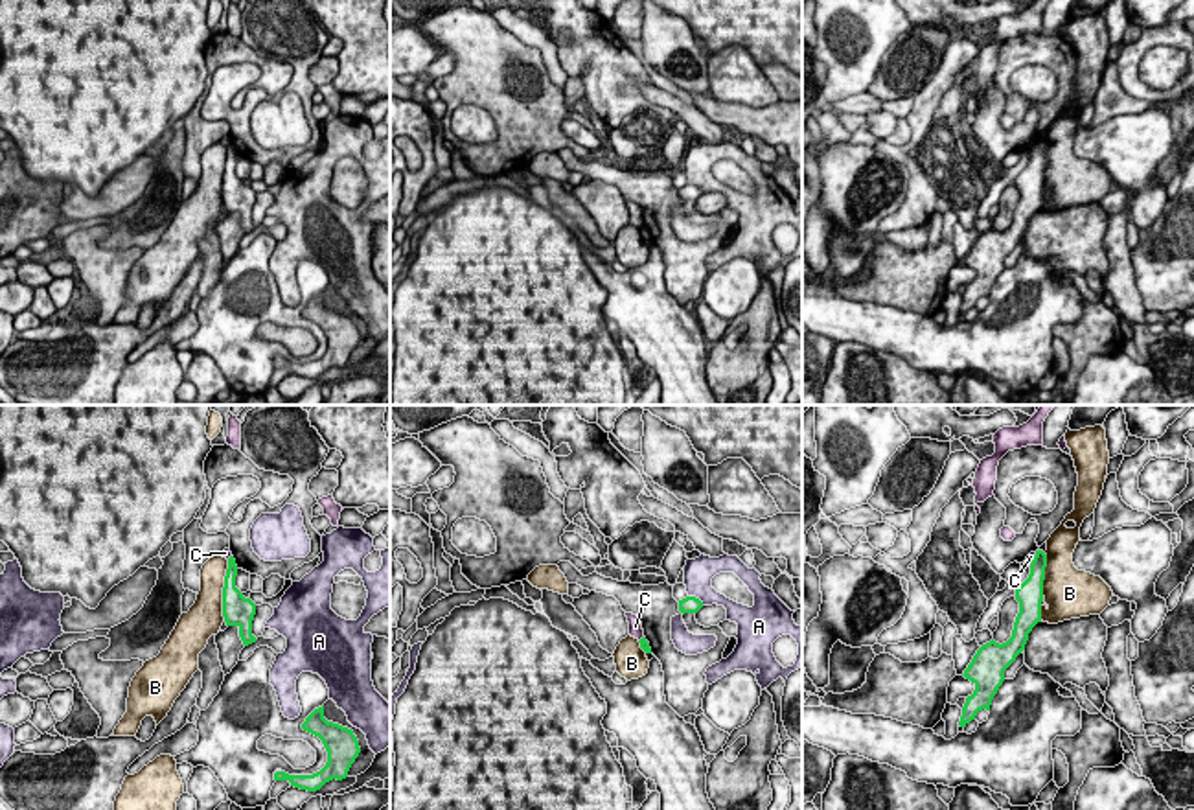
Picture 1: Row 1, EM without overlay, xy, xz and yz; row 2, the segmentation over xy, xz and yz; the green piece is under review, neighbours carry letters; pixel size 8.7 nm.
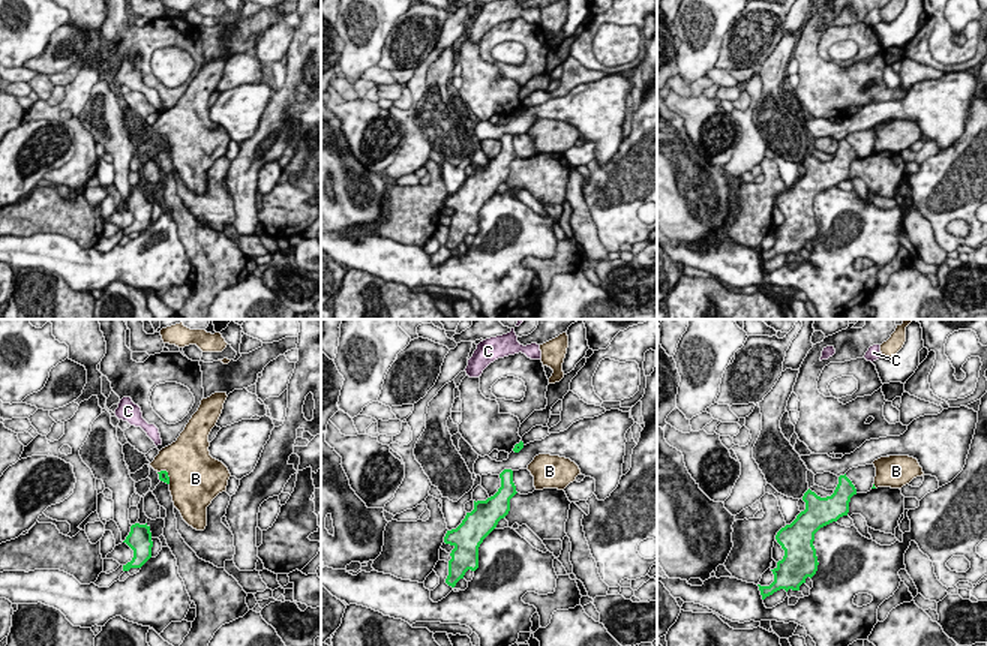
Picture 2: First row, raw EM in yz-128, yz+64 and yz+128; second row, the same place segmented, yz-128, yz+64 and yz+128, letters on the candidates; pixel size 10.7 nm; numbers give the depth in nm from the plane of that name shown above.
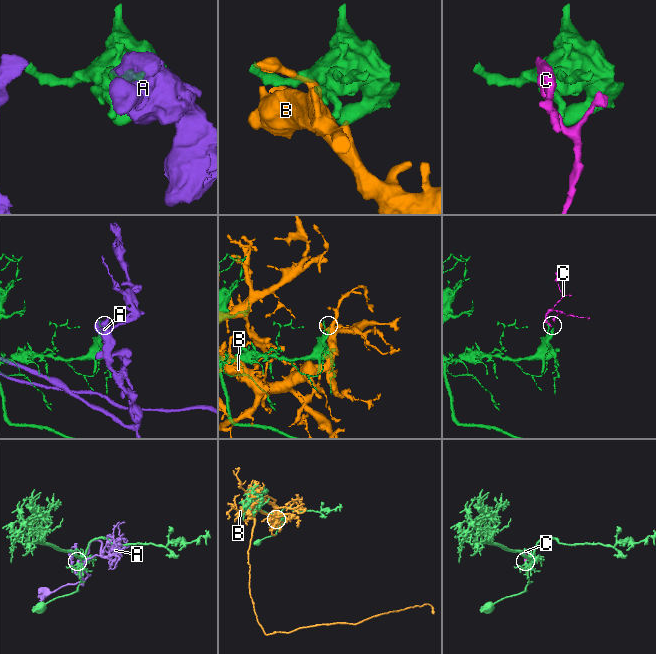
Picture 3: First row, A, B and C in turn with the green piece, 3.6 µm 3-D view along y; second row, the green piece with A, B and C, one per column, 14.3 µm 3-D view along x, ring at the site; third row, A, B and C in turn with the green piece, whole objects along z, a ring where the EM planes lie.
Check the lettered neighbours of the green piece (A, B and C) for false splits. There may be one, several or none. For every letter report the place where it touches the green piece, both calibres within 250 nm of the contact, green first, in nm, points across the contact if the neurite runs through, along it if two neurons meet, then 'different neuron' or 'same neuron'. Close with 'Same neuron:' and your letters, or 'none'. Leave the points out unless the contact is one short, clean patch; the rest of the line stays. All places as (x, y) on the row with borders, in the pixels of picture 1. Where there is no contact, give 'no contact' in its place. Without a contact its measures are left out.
A: contact xz (694, 597); calibres 160 and 260 nm; different neuron
B: contact xy (223, 591); calibres 260 and 280 nm; different neuron
C: contact yz (1034, 558); calibres 180 and 60 nm; border yz (1036, 553), (1031, 564); different neuron
Same neuron: none

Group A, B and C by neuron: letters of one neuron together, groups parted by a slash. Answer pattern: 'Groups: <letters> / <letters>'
Groups: A / B / C

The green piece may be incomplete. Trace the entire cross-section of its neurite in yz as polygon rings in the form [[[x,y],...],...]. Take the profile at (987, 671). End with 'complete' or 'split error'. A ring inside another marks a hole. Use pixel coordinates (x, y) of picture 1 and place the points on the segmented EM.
[[[1036,550],[1028,578],[1016,589],[1019,613],[1014,622],[1012,637],[1003,644],[993,639],[982,644],[964,670],[962,676],[975,685],[975,690],[966,698],[959,722],[960,727],[975,720],[979,711],[990,711],[992,700],[1005,681],[1005,670],[1025,650],[1032,628],[1041,622],[1045,567],[1047,554]]]; complete

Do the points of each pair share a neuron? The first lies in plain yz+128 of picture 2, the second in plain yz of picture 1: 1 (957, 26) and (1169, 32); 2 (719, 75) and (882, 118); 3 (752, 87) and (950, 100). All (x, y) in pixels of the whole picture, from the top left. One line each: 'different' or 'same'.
1: same
2: different
3: different

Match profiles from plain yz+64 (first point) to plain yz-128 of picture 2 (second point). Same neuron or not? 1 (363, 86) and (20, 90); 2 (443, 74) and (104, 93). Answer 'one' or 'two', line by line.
1: one
2: one

